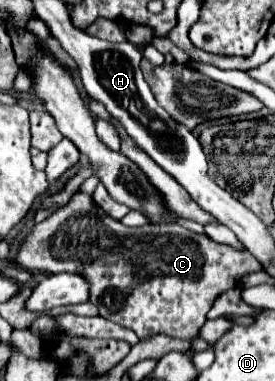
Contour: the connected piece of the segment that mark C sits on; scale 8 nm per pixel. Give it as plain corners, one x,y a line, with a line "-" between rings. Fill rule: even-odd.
85,193
75,195
65,207
55,211
53,217
31,229
17,253
17,263
27,269
41,269
49,273
79,273
91,285
89,301
99,309
99,315
107,321
133,329
139,339
147,337
149,333
167,333
179,339
195,337
205,321
205,313
213,307
215,297
235,287
235,279
239,285
241,275
259,271
259,261
255,261
251,253
221,245
211,237
197,235
181,225
125,227
105,215
91,201
91,195
-
89,263
103,263
109,265
109,269
81,269

